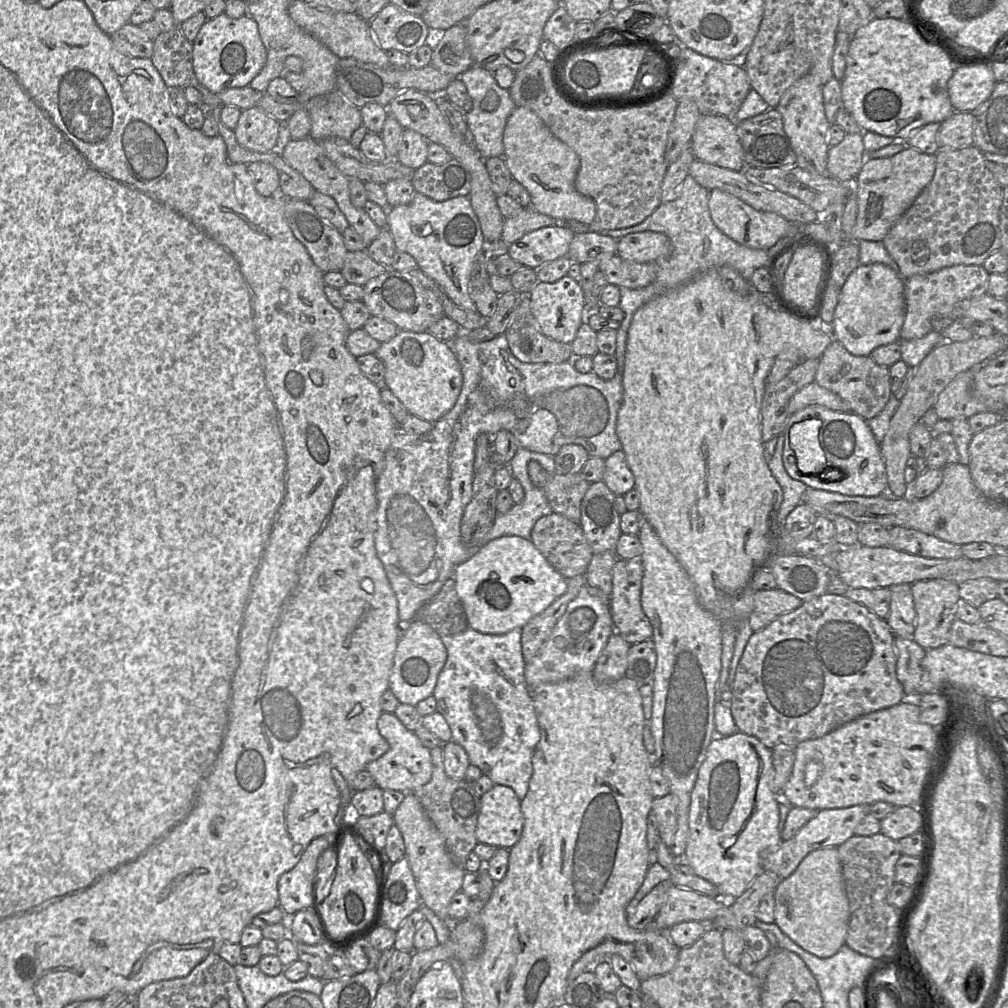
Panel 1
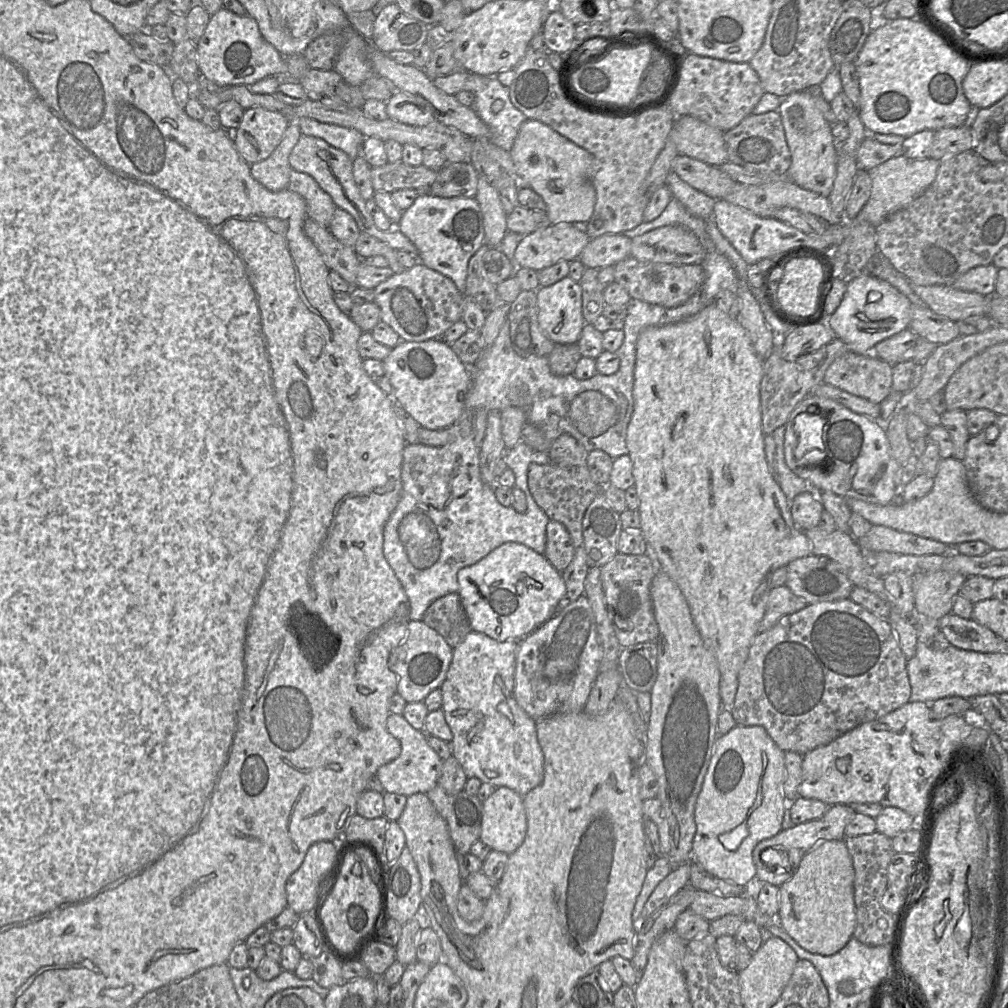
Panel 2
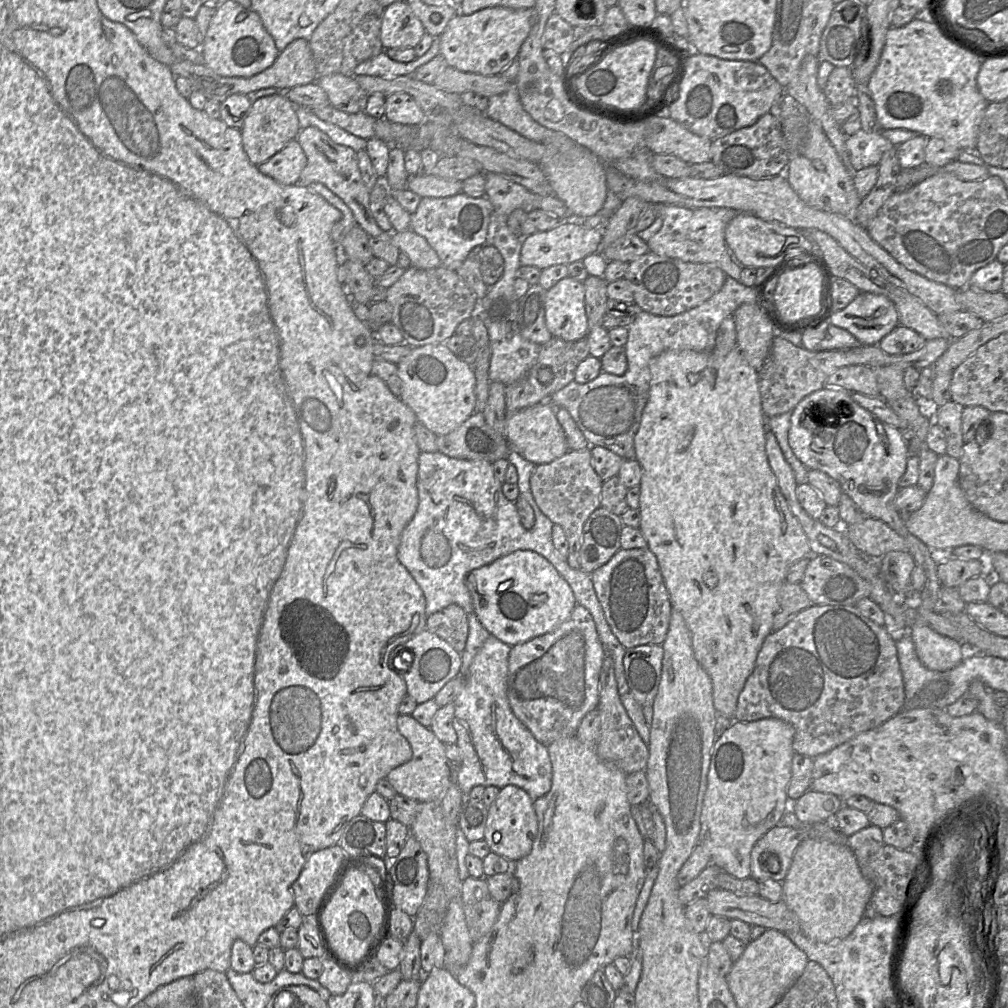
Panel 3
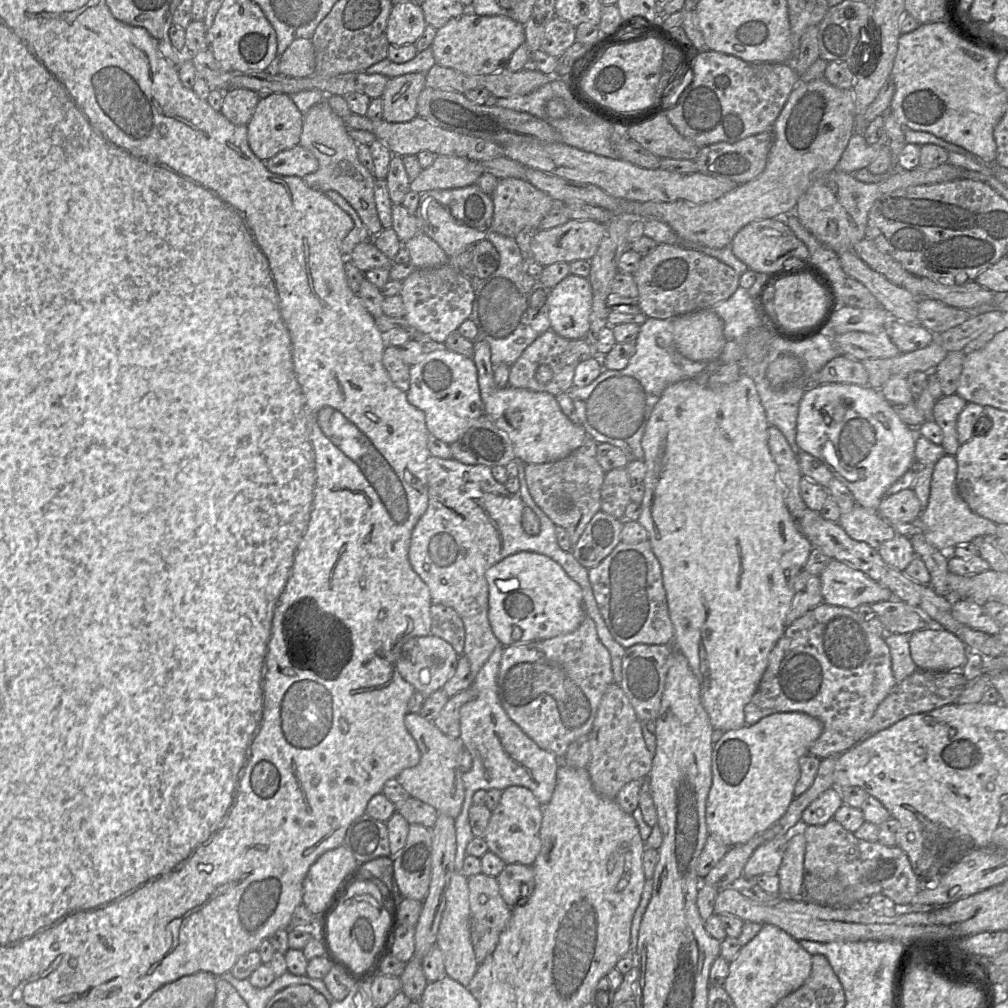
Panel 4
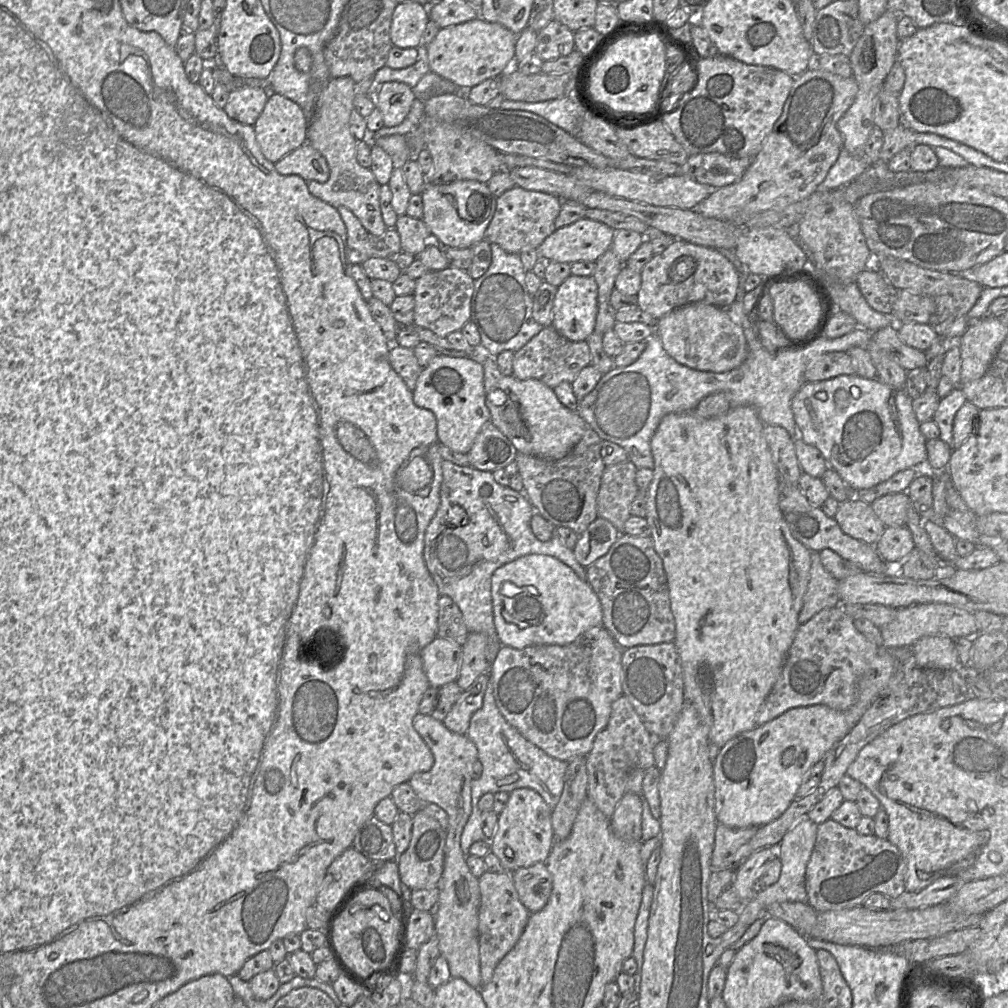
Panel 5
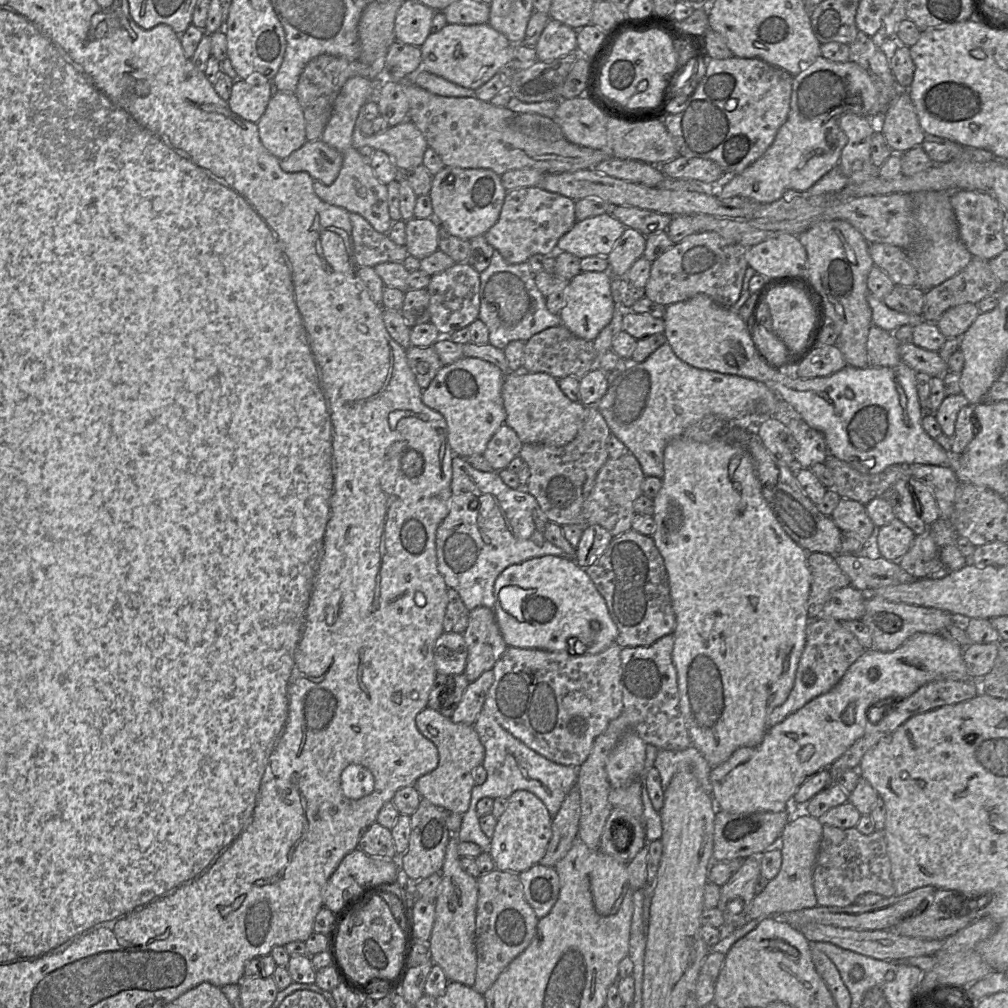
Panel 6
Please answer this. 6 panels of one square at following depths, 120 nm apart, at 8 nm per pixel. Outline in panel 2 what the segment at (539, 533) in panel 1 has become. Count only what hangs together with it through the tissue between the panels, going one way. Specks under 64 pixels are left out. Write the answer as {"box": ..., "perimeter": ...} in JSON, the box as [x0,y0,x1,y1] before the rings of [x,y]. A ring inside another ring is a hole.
{"box":[544,520,574,572],"perimeter":[[[550,520],[546,527],[544,556],[559,572],[565,570],[574,557],[574,546],[567,528],[560,522]]]}

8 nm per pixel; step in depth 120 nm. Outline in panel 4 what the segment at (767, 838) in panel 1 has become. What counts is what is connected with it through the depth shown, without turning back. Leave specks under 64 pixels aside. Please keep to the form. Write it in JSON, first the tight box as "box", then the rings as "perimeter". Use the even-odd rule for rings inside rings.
{"box":[706,712,823,847],"perimeter":[[[778,712],[768,715],[752,725],[745,724],[738,729],[725,731],[712,750],[712,785],[706,802],[706,824],[709,834],[715,835],[723,843],[732,847],[748,842],[755,835],[765,831],[775,824],[787,811],[791,801],[795,798],[794,788],[800,778],[799,760],[809,753],[810,746],[820,737],[823,731],[822,722],[804,712]]]}

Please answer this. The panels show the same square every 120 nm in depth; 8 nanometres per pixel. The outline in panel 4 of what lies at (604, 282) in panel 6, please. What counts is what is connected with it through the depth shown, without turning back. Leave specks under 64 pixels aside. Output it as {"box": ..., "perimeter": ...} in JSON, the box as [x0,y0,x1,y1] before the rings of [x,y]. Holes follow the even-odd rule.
{"box":[550,274,593,339],"perimeter":[[[569,274],[552,288],[550,329],[567,339],[585,338],[589,329],[593,290],[588,278]]]}

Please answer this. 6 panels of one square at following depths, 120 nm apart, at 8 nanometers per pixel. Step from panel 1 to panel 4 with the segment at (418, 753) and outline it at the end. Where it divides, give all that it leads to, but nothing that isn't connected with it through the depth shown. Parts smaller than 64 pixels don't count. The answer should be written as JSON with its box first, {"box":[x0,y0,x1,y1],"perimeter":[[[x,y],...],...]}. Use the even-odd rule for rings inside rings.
{"box":[395,713,465,819],"perimeter":[[[407,713],[404,723],[417,743],[421,758],[418,765],[403,770],[395,779],[410,794],[436,809],[439,814],[446,814],[456,819],[461,812],[465,789],[460,770],[460,756],[464,749],[461,739],[452,738],[440,731],[432,721],[418,713]]]}

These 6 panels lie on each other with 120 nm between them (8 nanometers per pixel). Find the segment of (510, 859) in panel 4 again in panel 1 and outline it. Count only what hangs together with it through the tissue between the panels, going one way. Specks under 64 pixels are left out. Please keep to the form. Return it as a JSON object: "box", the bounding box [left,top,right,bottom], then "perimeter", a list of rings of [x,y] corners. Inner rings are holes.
{"box":[475,784,523,849],"perimeter":[[[494,784],[480,797],[475,830],[479,843],[510,849],[519,841],[523,825],[521,800],[509,786]]]}

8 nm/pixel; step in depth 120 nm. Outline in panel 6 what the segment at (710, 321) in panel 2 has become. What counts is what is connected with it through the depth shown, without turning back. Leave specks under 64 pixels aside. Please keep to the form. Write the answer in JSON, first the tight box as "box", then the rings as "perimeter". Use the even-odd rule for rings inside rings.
{"box":[652,436,811,768],"perimeter":[[[682,436],[670,441],[664,450],[664,475],[662,486],[653,500],[654,532],[652,539],[660,552],[667,571],[672,609],[675,614],[674,646],[672,660],[677,671],[680,709],[691,745],[714,768],[725,762],[741,747],[761,744],[768,729],[767,718],[774,708],[788,698],[795,681],[798,664],[806,643],[809,623],[807,604],[811,587],[808,552],[799,546],[782,528],[763,496],[760,481],[751,455],[739,445],[716,436],[709,442],[696,442]]]}

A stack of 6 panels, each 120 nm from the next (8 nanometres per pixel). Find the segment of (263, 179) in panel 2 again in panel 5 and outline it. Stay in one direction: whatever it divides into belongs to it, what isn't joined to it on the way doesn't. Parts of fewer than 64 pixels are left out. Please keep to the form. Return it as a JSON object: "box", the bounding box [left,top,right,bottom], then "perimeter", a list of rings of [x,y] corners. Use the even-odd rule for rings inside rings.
{"box":[274,142,330,183],"perimeter":[[[308,142],[280,159],[274,166],[281,175],[298,175],[307,182],[324,183],[330,176],[326,159]]]}

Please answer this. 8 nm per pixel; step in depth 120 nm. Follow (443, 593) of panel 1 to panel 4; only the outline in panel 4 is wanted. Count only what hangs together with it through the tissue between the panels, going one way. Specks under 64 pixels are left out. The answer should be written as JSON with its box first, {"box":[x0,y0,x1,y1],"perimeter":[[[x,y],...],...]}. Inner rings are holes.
{"box":[430,603,465,656],"perimeter":[[[432,603],[430,607],[431,635],[448,642],[460,656],[464,651],[465,628],[454,609],[442,604]]]}

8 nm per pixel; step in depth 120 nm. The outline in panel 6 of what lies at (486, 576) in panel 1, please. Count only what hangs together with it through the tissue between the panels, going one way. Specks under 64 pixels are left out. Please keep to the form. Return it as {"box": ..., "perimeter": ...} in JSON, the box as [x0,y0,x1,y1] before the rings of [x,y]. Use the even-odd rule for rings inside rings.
{"box":[494,555,618,655],"perimeter":[[[545,555],[508,566],[494,584],[494,612],[507,646],[594,655],[616,642],[618,629],[586,570],[570,557]]]}

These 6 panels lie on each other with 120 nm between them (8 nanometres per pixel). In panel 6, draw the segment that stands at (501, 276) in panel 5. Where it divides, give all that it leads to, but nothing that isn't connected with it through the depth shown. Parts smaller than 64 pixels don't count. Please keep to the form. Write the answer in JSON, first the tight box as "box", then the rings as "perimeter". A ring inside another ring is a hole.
{"box":[478,249,562,350],"perimeter":[[[493,249],[490,264],[480,273],[480,310],[478,319],[483,321],[489,330],[488,343],[502,350],[513,340],[527,341],[533,335],[549,327],[562,324],[559,314],[553,314],[547,309],[546,297],[538,289],[535,283],[535,274],[528,262],[509,264],[496,249]]]}

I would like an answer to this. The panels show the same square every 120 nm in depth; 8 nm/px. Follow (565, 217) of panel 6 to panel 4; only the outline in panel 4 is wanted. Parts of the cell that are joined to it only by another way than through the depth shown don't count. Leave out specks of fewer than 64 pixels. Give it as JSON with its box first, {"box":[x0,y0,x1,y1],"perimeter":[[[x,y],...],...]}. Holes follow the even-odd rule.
{"box":[490,178,554,238],"perimeter":[[[518,178],[500,179],[490,196],[493,201],[491,231],[513,238],[523,229],[540,230],[538,227],[541,220],[554,204],[549,195],[525,179]]]}

